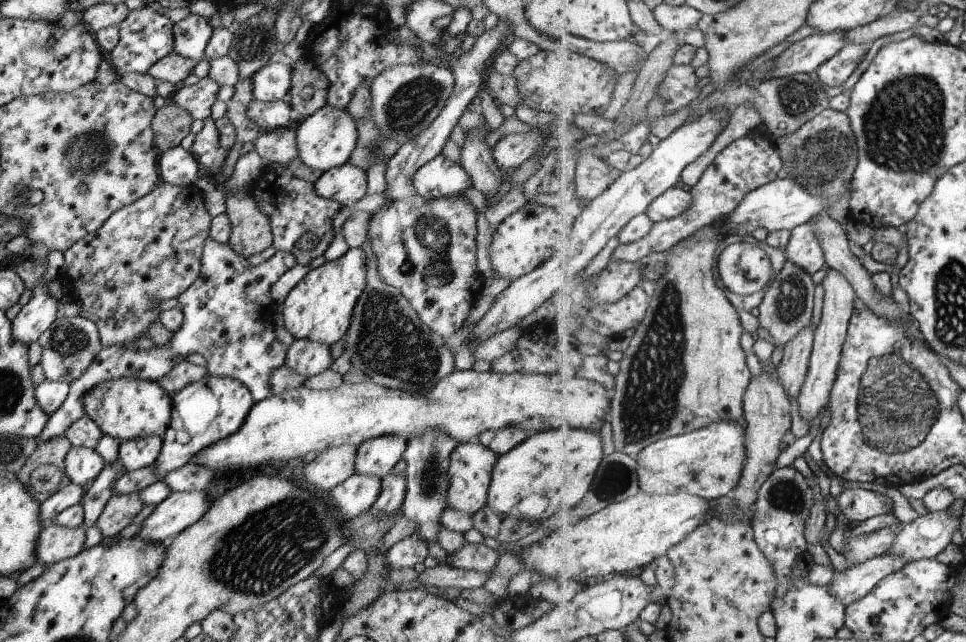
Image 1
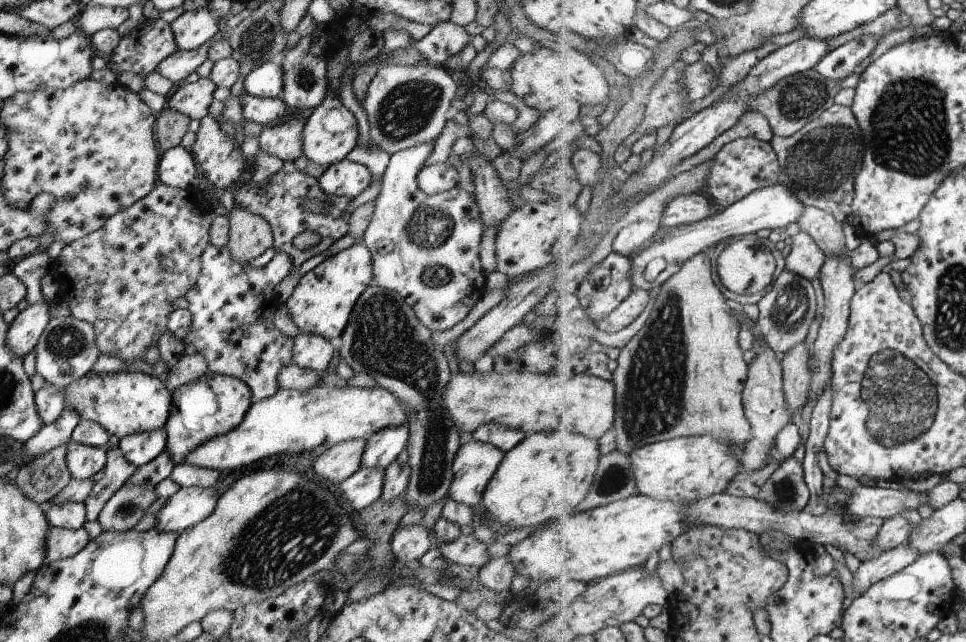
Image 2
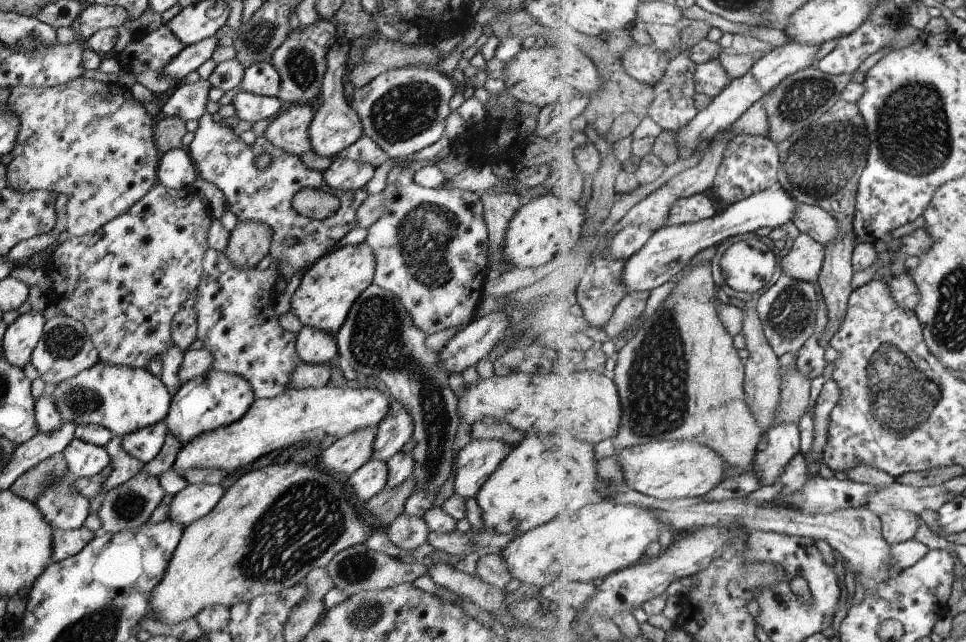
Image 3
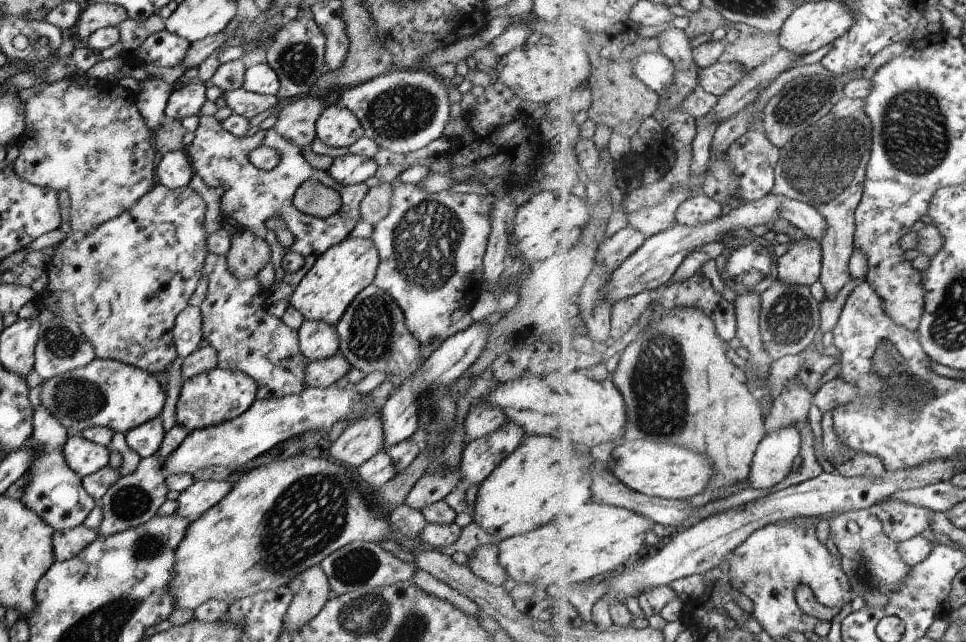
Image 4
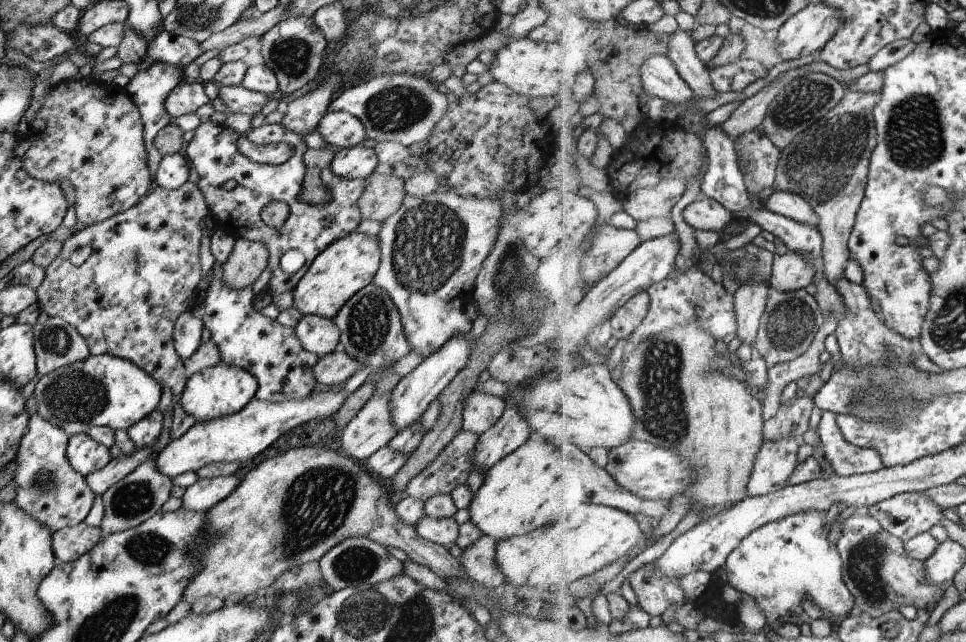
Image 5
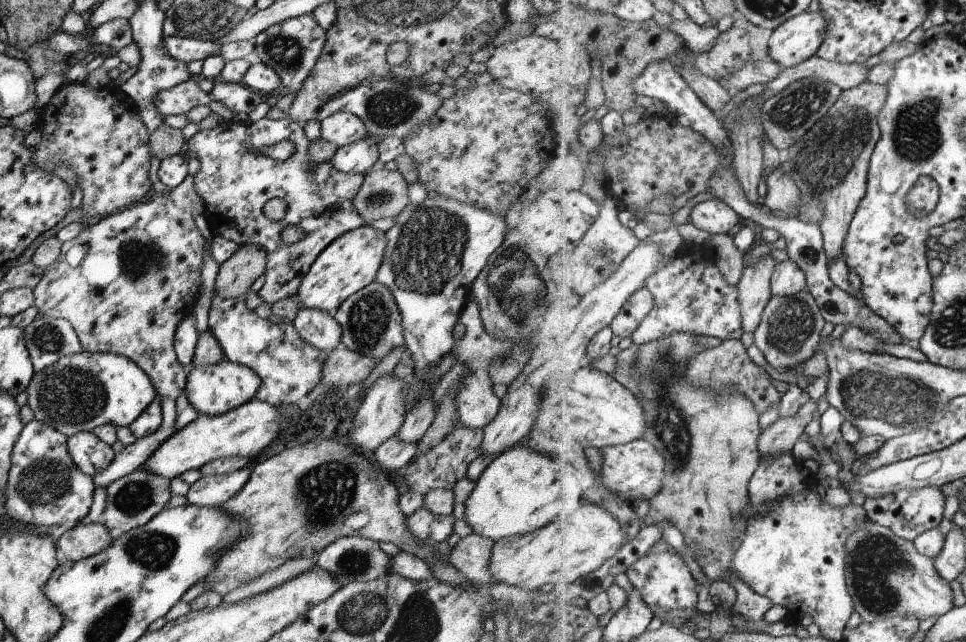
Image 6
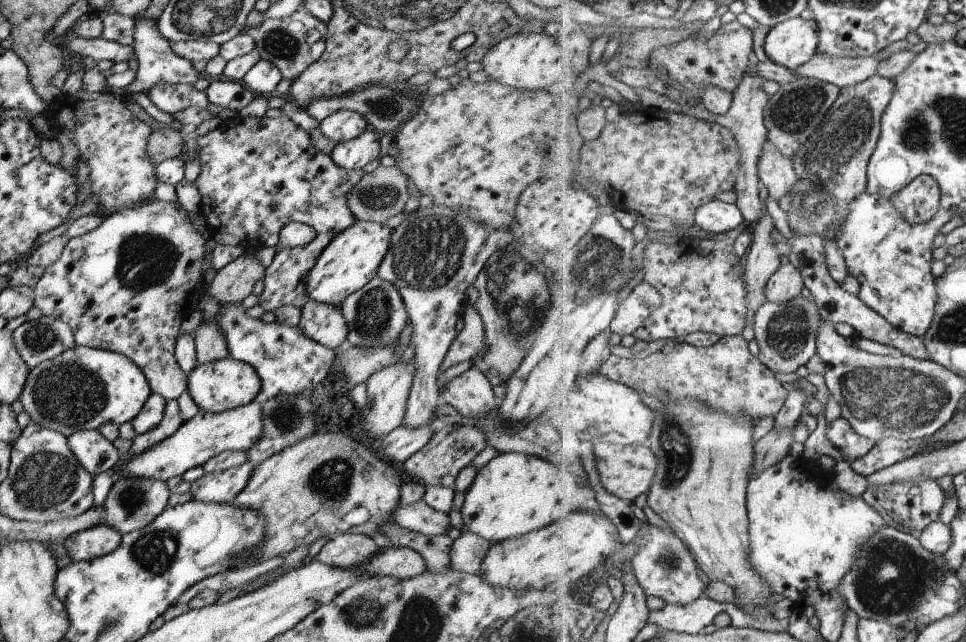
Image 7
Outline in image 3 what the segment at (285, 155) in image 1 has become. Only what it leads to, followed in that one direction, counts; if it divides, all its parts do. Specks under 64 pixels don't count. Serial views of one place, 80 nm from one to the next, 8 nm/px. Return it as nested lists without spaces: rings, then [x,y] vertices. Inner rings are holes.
[[[309,104],[289,105],[276,114],[263,135],[274,147],[299,157],[310,149],[308,128],[313,113]]]

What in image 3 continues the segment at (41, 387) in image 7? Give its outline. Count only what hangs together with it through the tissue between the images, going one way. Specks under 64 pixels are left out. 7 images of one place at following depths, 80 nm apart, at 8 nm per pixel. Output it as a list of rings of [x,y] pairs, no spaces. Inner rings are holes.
[[[99,360],[48,389],[63,423],[73,423],[75,426],[91,423],[105,427],[120,437],[154,425],[163,420],[169,410],[169,394],[158,377],[146,369],[110,365]]]

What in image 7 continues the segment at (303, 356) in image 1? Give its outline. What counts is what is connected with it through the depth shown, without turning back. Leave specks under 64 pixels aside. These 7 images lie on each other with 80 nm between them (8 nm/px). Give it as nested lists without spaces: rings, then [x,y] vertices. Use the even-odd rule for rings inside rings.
[[[309,299],[299,309],[297,327],[302,334],[327,348],[337,350],[348,331],[340,308]]]

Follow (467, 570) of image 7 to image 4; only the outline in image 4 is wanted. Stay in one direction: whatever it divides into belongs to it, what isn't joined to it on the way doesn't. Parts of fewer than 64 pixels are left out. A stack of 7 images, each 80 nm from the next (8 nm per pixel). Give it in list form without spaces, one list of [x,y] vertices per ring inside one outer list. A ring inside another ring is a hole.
[[[496,543],[482,544],[475,547],[471,551],[471,556],[467,559],[467,566],[469,570],[477,577],[483,580],[483,582],[489,583],[490,585],[499,587],[503,584],[503,581],[507,579],[506,572],[499,566],[497,558],[498,548]]]

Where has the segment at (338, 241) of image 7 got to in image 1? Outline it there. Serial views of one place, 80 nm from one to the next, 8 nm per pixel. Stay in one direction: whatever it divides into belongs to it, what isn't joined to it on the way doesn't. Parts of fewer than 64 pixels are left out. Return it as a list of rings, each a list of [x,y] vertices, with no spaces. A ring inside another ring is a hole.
[[[361,247],[348,248],[339,258],[309,269],[282,302],[285,329],[294,339],[312,340],[328,347],[337,342],[346,333],[355,301],[365,288],[365,277],[366,258]]]

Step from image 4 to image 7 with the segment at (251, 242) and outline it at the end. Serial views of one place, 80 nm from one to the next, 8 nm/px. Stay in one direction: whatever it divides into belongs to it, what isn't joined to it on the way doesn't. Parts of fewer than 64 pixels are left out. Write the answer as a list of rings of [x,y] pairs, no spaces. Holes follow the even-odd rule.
[[[246,250],[245,254],[216,271],[207,291],[220,304],[240,304],[252,293],[255,282],[263,278],[264,268]]]

